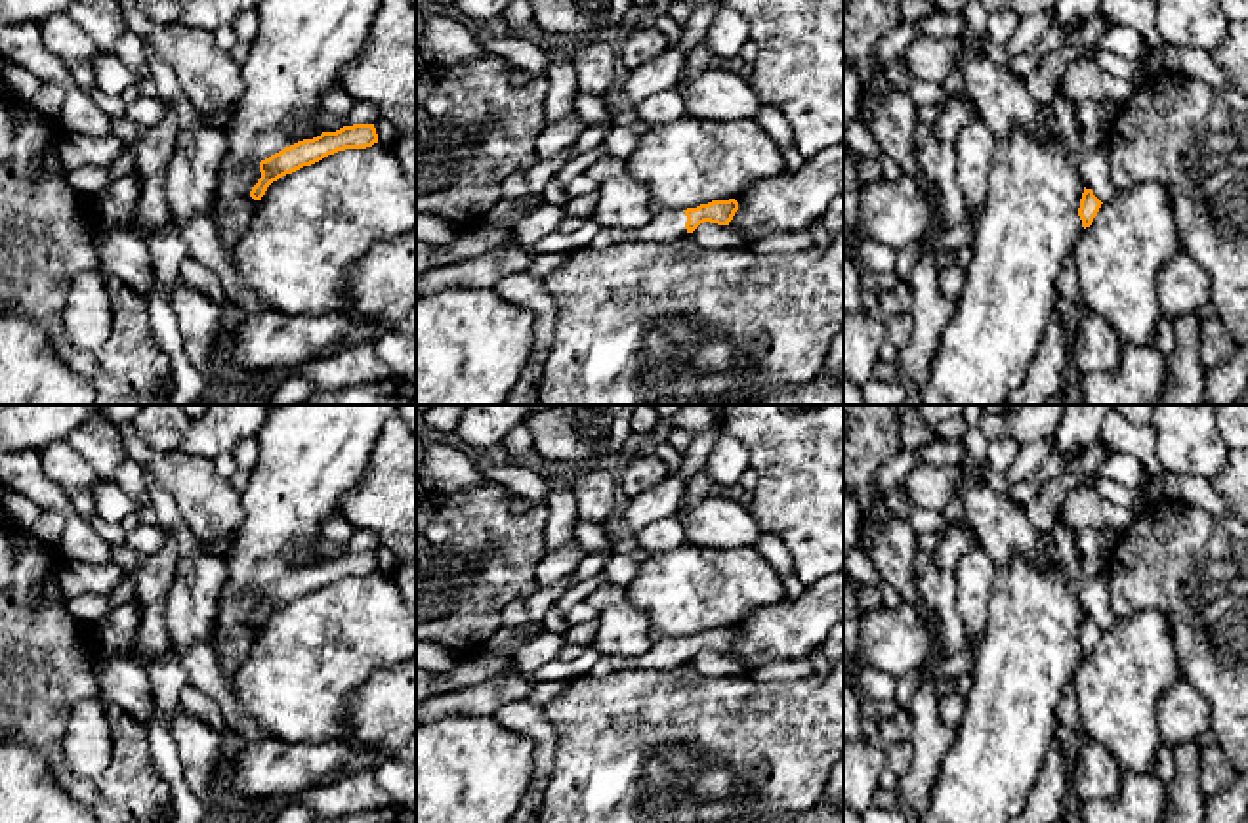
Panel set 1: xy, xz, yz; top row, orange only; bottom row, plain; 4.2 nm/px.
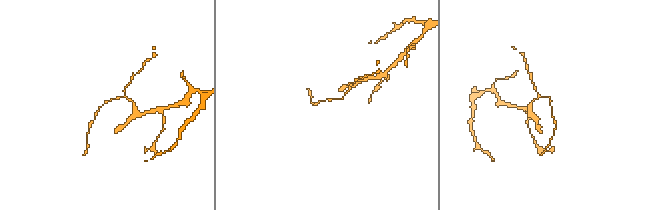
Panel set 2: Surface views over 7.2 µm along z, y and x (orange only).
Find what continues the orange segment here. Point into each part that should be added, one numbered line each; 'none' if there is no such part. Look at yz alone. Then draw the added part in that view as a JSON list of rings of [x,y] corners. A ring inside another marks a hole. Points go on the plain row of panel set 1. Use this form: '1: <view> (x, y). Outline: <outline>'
1: yz (1094, 594). Outline: [[[1084,558],[1078,600],[1084,615],[1092,617],[1103,632],[1116,624],[1118,617],[1111,607],[1107,558]]]

